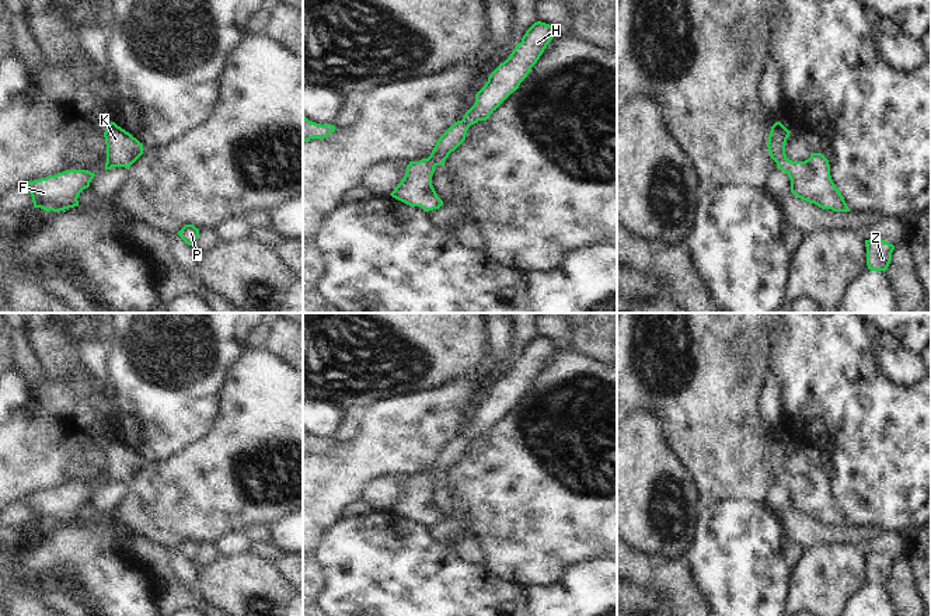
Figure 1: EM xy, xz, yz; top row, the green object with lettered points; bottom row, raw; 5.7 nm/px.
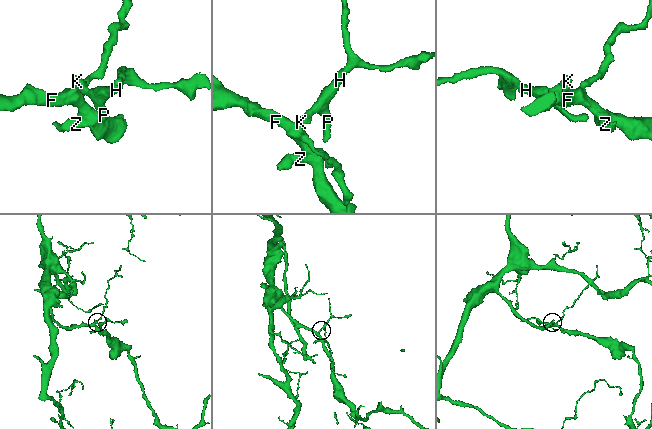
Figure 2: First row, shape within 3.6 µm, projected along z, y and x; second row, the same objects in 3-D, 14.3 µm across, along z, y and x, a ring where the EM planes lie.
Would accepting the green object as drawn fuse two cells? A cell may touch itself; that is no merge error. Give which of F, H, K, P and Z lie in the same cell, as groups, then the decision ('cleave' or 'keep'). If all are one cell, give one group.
F H K P Z | keep

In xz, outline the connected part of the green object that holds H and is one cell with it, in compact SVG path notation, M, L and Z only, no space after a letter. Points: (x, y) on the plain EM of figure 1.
M534 337L523 349L522 356L515 361L510 370L489 389L485 400L475 408L474 420L463 434L454 436L439 452L428 473L409 476L404 493L390 509L409 521L421 521L425 526L439 523L443 515L432 500L435 481L443 480L449 469L466 455L471 439L487 435L519 403L554 349L555 342L550 338Z

